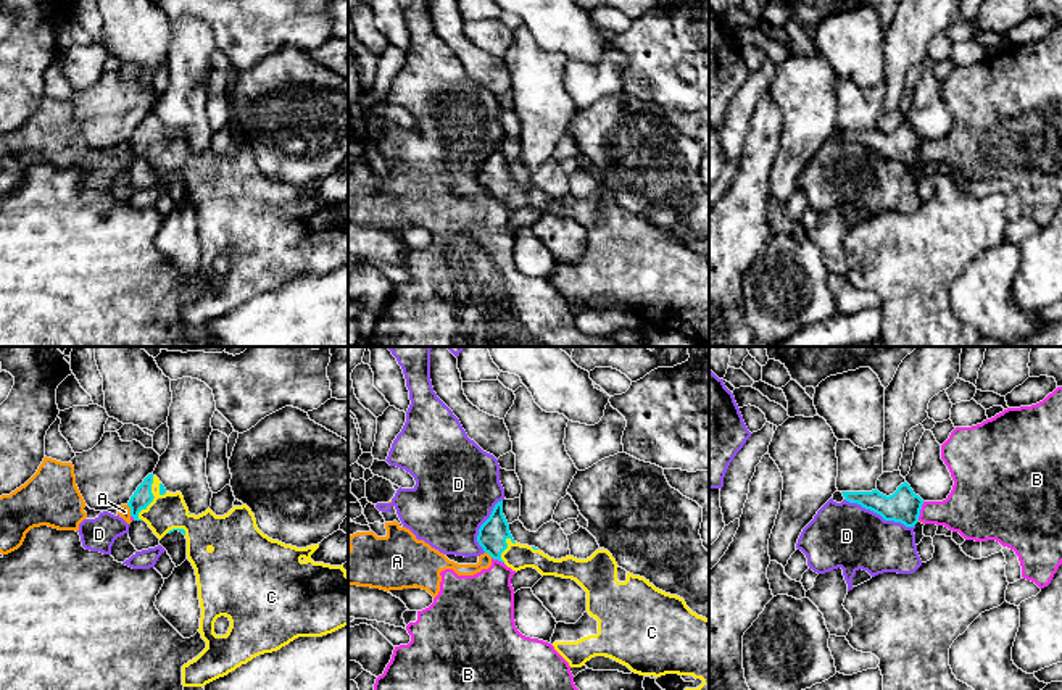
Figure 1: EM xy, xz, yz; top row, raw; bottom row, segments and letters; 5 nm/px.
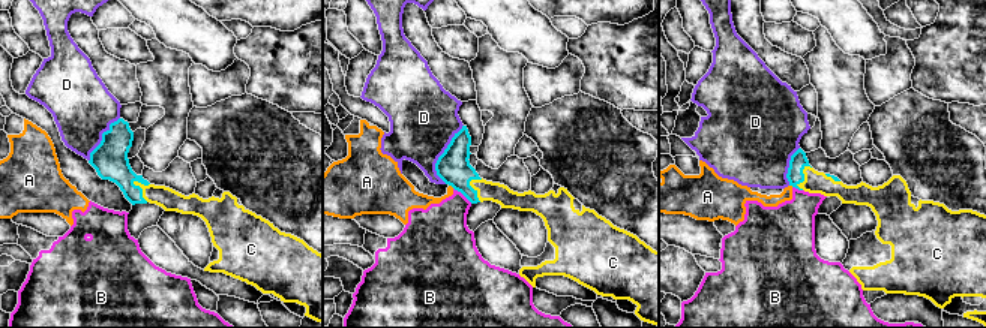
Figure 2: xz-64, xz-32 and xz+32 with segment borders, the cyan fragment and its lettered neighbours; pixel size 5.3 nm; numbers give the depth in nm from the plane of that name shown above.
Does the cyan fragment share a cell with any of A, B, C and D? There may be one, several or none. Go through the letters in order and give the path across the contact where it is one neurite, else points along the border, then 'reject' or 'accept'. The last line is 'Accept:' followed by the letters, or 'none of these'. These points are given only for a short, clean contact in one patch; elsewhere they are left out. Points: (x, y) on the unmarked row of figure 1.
A: border along xy (126, 144), (131, 153); reject
B: border along yz (924, 141), (917, 158); reject
C: accept
D: reject
Accept: C

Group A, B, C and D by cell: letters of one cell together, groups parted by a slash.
A B D / C

